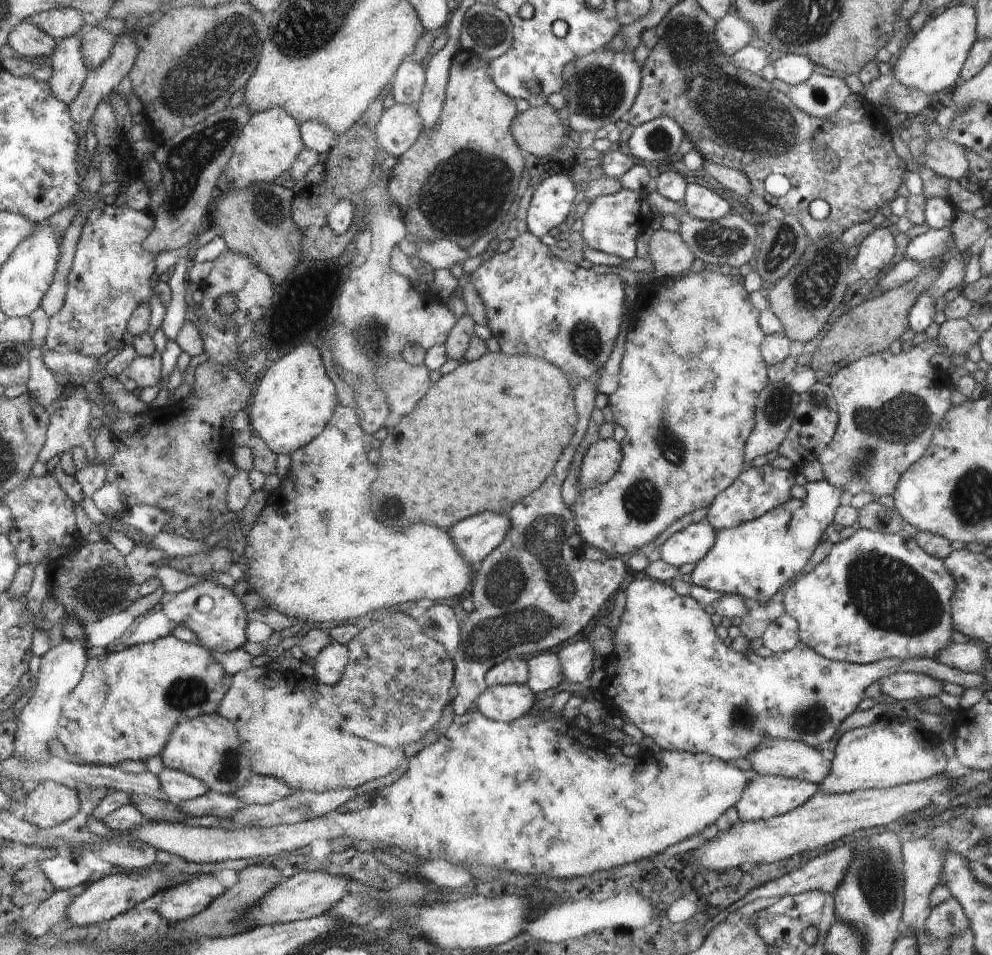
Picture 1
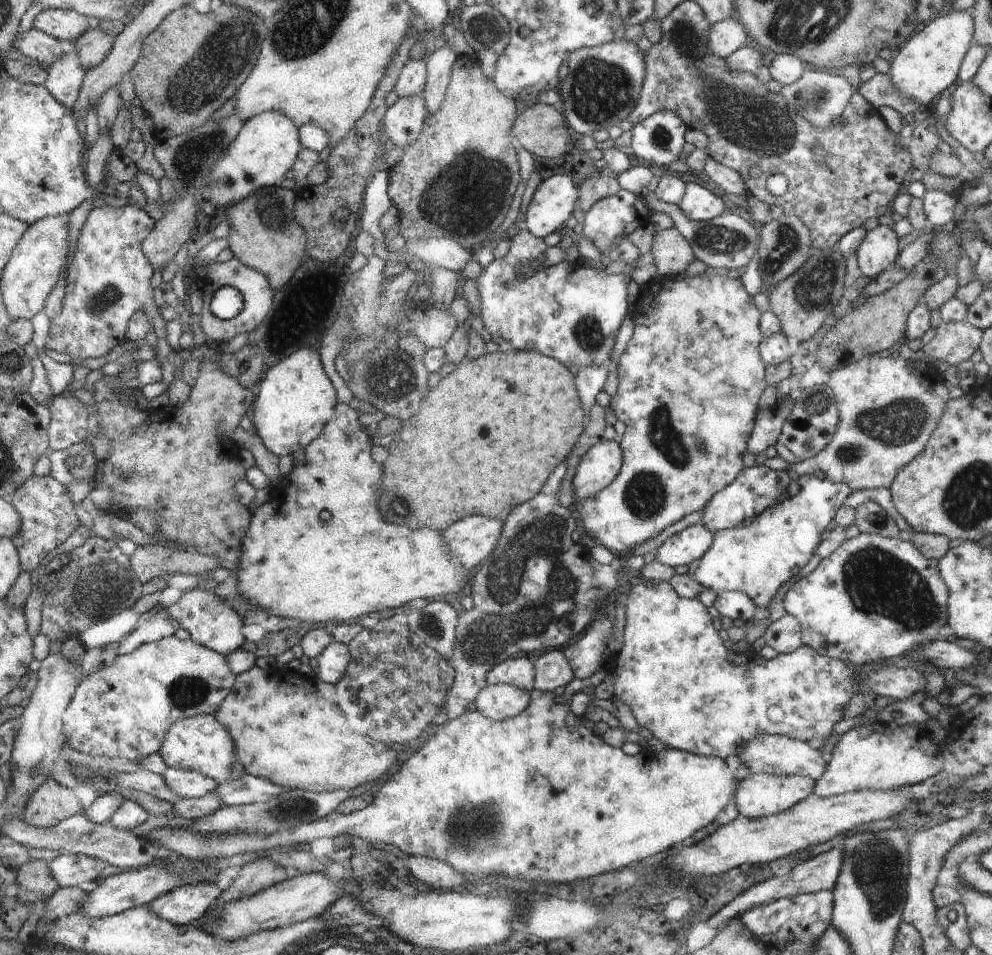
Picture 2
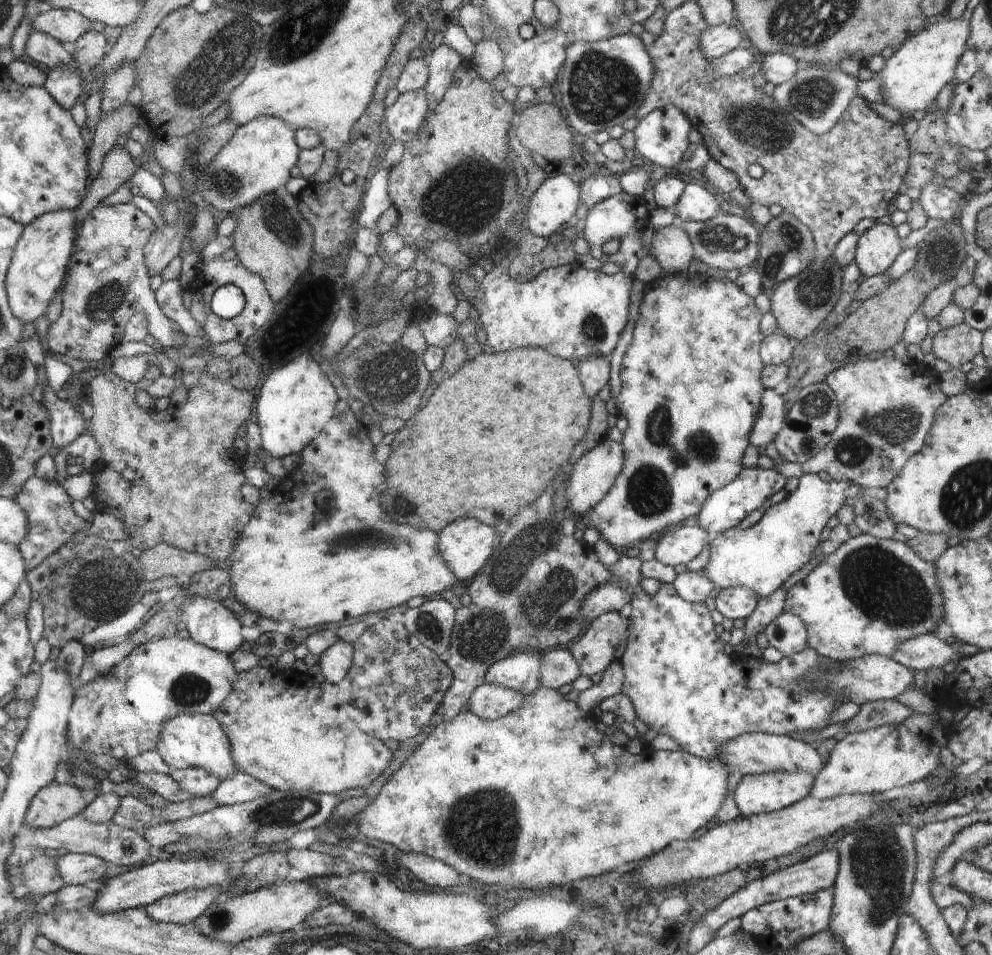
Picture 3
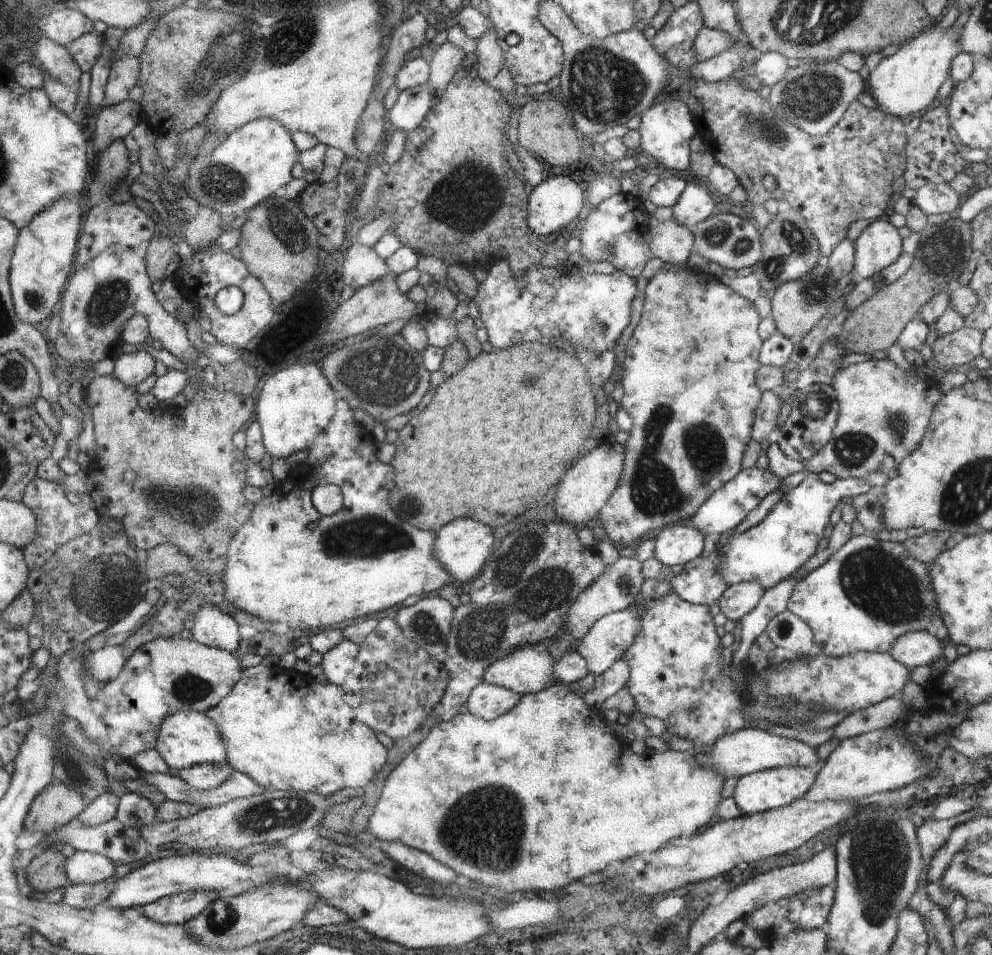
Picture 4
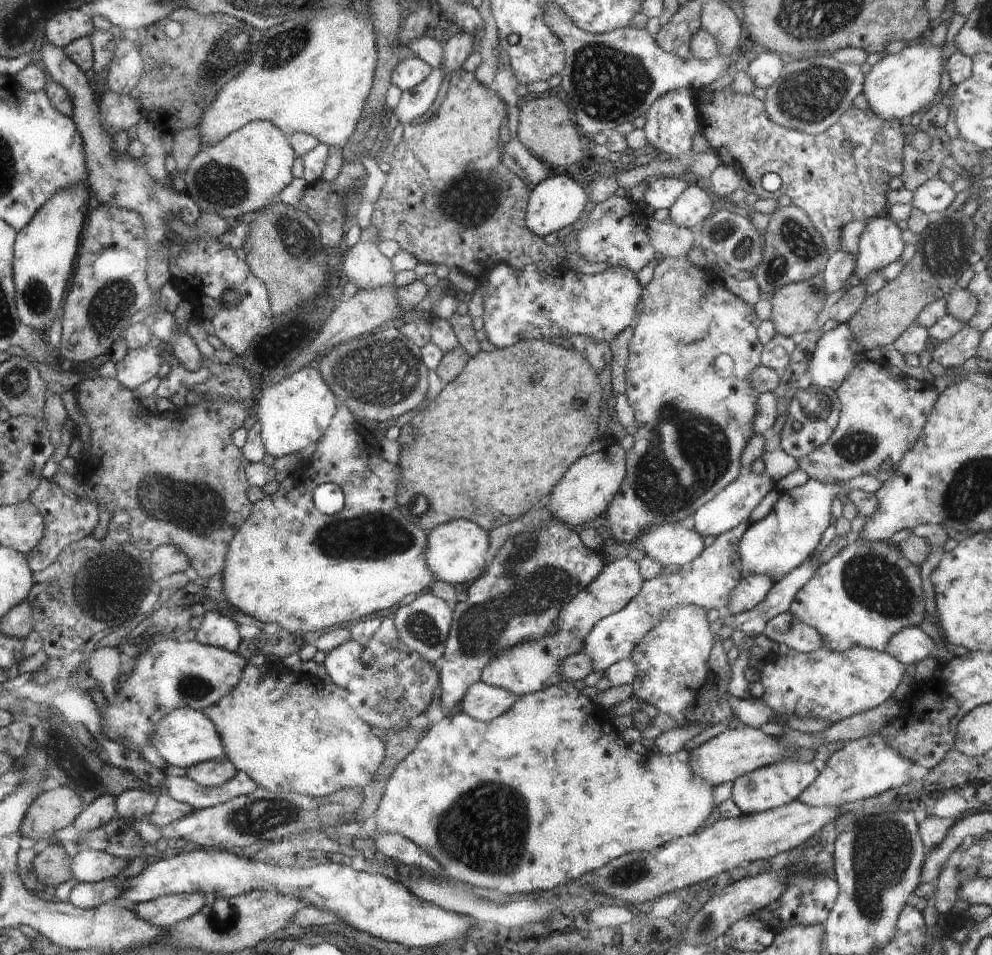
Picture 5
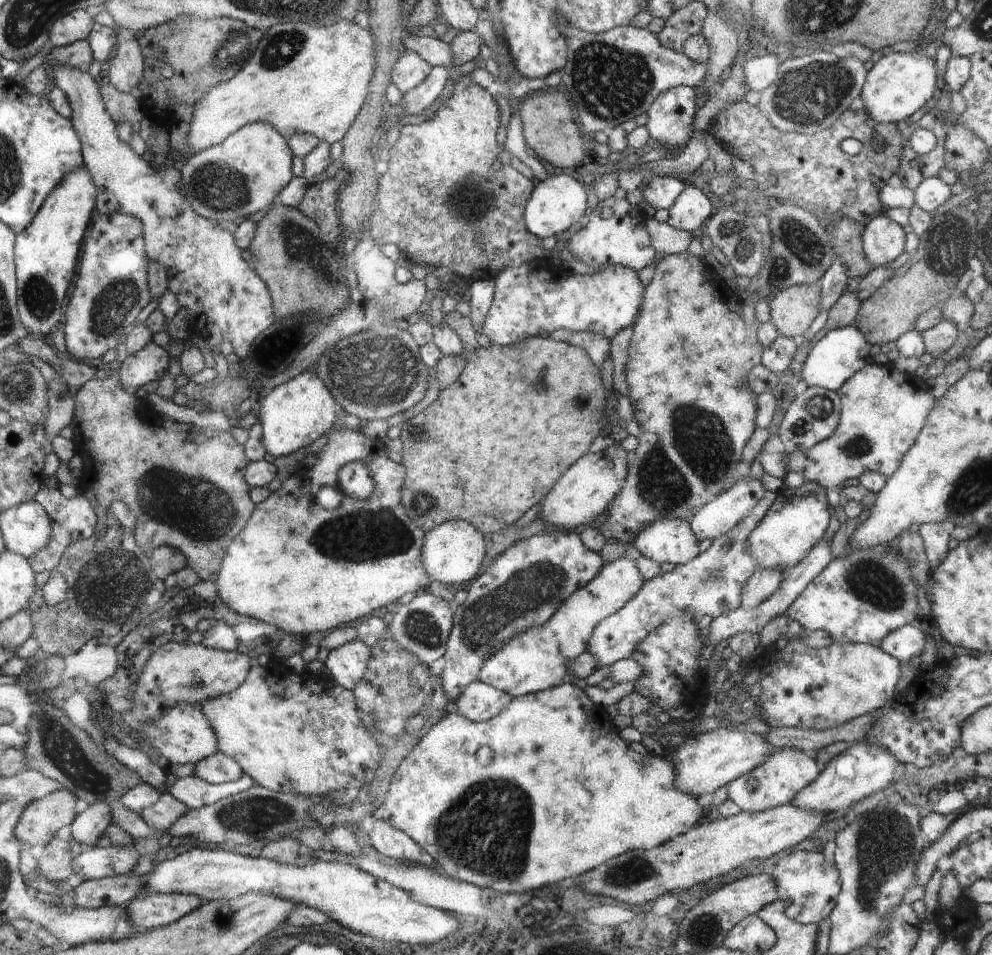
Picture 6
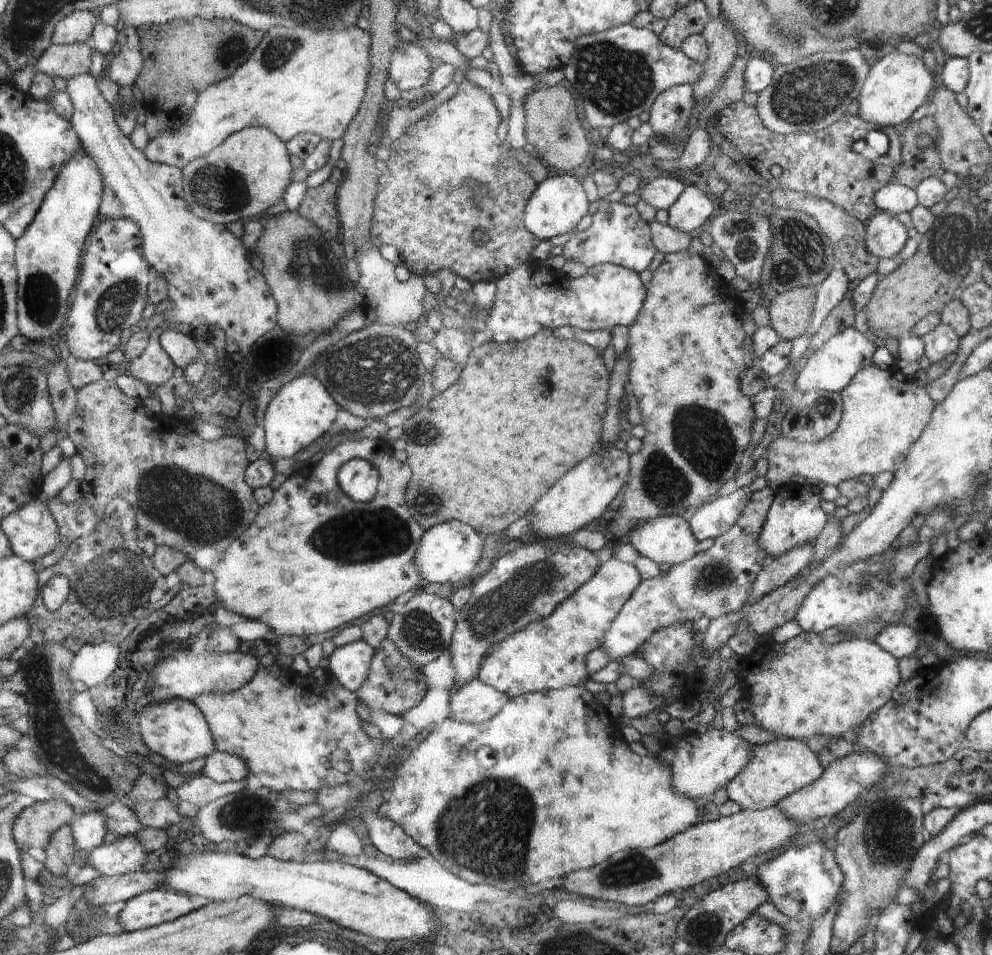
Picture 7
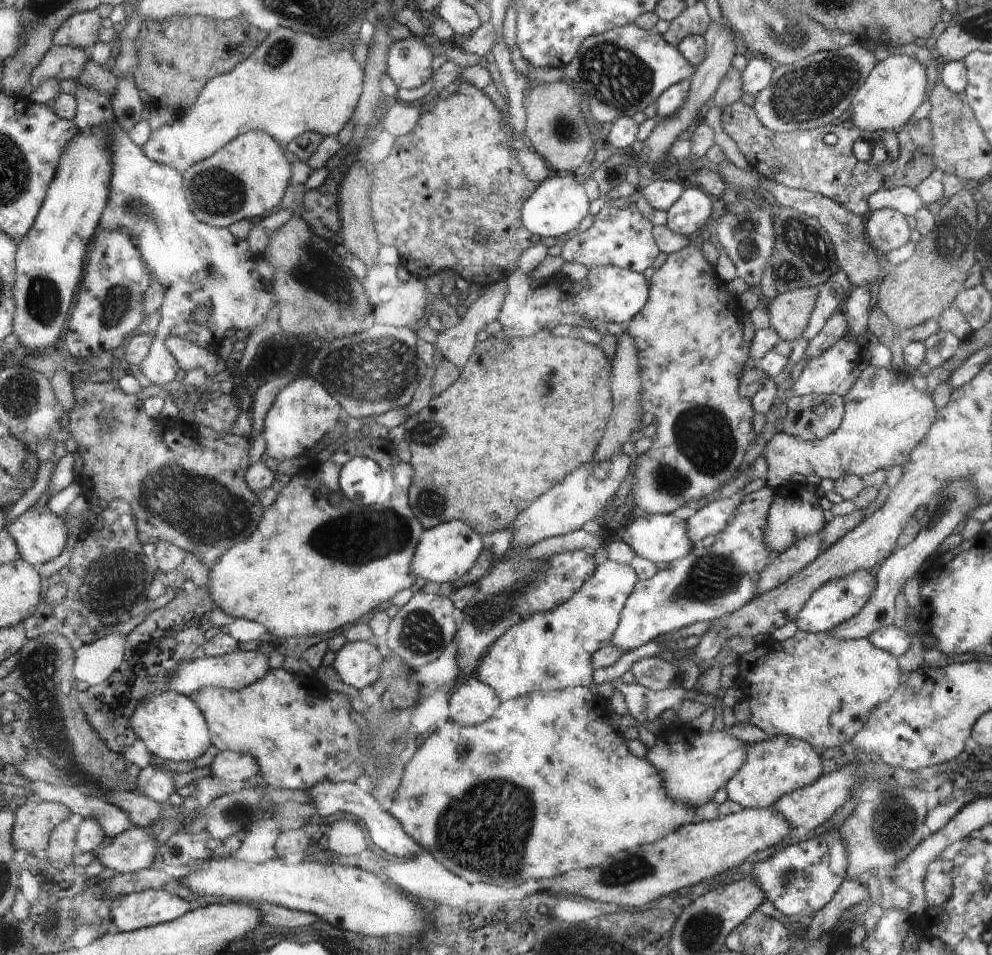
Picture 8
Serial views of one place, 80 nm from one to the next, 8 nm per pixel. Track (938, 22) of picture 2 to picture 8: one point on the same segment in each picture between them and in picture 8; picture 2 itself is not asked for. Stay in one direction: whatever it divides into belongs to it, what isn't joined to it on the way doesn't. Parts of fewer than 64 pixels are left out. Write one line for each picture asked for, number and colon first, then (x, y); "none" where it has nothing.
3: (913, 76)
4: (905, 83)
5: (900, 84)
6: (899, 84)
7: (898, 84)
8: (895, 87)

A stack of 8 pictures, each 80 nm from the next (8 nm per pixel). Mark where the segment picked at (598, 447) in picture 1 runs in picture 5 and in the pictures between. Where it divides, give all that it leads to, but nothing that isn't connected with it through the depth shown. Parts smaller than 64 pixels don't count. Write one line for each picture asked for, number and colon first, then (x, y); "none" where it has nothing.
2: (600, 466)
3: (592, 477)
4: (585, 490)
5: (589, 487)

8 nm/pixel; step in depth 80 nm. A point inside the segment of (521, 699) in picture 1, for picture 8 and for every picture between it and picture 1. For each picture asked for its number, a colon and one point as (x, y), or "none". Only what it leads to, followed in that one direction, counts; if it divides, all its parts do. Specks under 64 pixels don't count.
2: (498, 702)
3: (490, 701)
4: (487, 701)
5: (483, 702)
6: (479, 702)
7: (474, 702)
8: (471, 702)

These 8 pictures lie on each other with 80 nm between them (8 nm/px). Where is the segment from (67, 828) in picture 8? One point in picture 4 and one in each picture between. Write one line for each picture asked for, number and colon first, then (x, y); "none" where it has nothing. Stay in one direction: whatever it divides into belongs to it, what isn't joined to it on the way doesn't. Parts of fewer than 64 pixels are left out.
4: (47, 871)
5: (53, 866)
6: (56, 862)
7: (60, 850)

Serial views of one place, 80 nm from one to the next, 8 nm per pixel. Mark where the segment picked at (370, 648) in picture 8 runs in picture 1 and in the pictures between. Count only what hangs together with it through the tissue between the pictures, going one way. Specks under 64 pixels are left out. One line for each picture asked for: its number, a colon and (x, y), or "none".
1: (331, 663)
2: (336, 657)
3: (335, 662)
4: (337, 663)
5: (341, 664)
6: (347, 663)
7: (350, 664)

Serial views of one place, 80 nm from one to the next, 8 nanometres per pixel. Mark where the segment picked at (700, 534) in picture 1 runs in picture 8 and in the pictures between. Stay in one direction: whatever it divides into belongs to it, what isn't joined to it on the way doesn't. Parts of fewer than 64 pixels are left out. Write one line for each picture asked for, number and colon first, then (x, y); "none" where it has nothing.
2: (683, 547)
3: (680, 545)
4: (682, 542)
5: (670, 543)
6: (672, 540)
7: (669, 539)
8: (660, 538)

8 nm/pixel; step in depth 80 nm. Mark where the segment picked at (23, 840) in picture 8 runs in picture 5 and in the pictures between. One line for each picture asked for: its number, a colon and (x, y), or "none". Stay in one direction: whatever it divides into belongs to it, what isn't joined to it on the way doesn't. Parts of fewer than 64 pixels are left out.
5: (51, 810)
6: (40, 820)
7: (35, 824)

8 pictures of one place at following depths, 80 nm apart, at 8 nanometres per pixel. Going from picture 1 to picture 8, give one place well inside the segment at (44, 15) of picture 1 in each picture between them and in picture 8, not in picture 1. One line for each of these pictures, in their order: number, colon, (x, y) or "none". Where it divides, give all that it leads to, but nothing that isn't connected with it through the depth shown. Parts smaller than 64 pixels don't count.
2: (65, 24)
3: (67, 26)
4: (64, 26)
5: (64, 28)
6: (75, 26)
7: (76, 28)
8: (82, 29)

